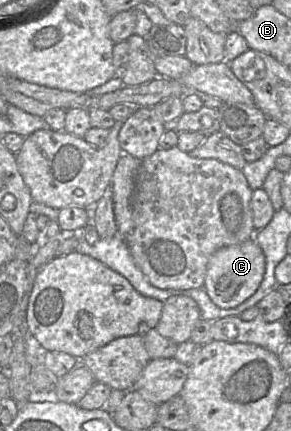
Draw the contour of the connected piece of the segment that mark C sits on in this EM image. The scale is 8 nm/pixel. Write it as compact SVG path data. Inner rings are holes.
M253 238L241 244L222 247L209 259L204 289L218 307L235 308L256 292L263 280L265 269L264 252Z

